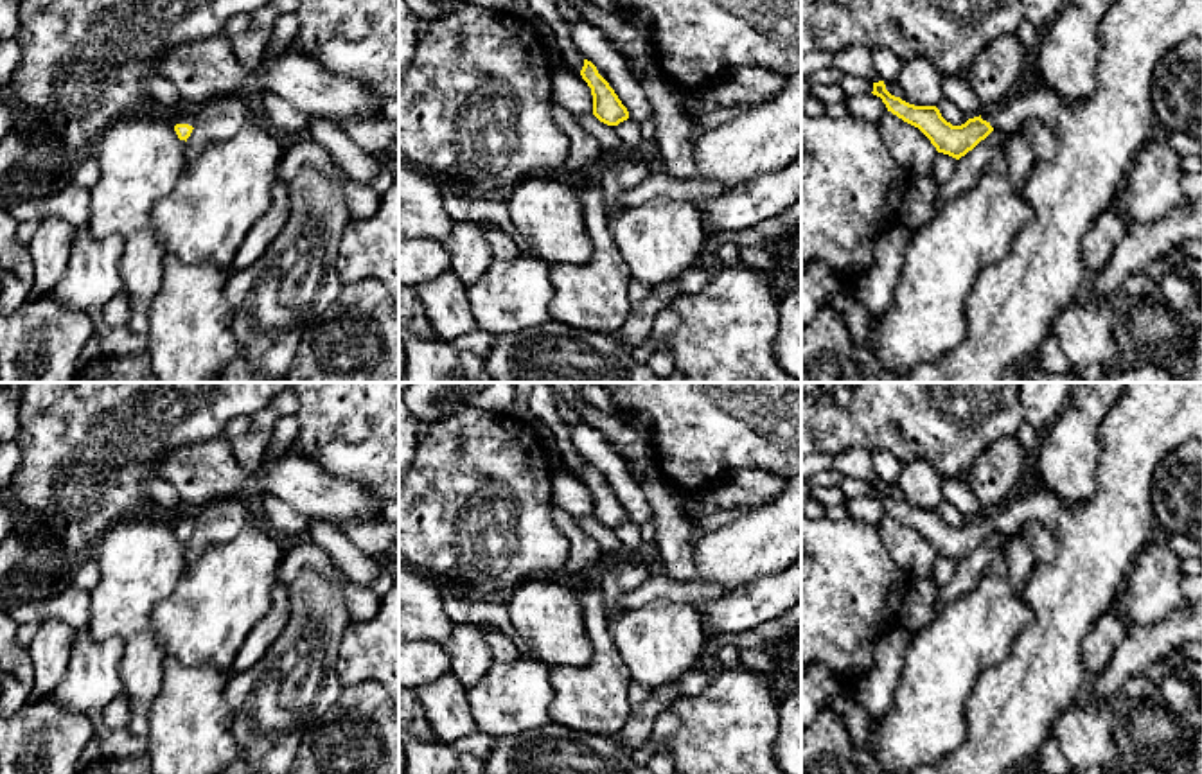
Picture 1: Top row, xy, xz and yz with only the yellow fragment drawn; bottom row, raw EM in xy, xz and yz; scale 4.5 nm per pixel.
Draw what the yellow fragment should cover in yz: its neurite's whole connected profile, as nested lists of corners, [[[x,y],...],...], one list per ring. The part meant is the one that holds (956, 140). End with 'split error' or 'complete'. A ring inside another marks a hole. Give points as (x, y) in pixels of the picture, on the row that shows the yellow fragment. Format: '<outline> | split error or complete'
[[[1116,0],[1107,11],[1098,34],[1101,54],[1096,88],[1078,104],[1069,104],[1038,84],[1031,92],[1012,93],[1008,101],[992,111],[968,119],[961,126],[952,126],[936,106],[909,104],[891,95],[884,81],[873,83],[871,93],[882,99],[888,111],[918,128],[938,153],[956,160],[972,151],[992,131],[1013,133],[1028,119],[1046,124],[1053,131],[1058,149],[1051,160],[1031,169],[1022,194],[1033,208],[1033,219],[1019,232],[1010,251],[979,273],[967,300],[967,334],[945,357],[936,363],[920,363],[904,375],[893,374],[880,365],[866,343],[852,341],[843,314],[832,305],[825,305],[801,327],[801,374],[810,375],[816,383],[1001,383],[1010,363],[1015,359],[1028,361],[1040,348],[1044,338],[1051,332],[1056,312],[1078,296],[1087,273],[1082,251],[1085,233],[1123,190],[1136,156],[1152,138],[1152,129],[1157,124],[1152,108],[1152,79],[1157,61],[1180,41],[1202,38],[1202,0]]] | split error

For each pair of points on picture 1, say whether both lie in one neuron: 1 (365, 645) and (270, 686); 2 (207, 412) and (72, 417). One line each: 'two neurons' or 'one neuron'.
1: two neurons
2: one neuron

